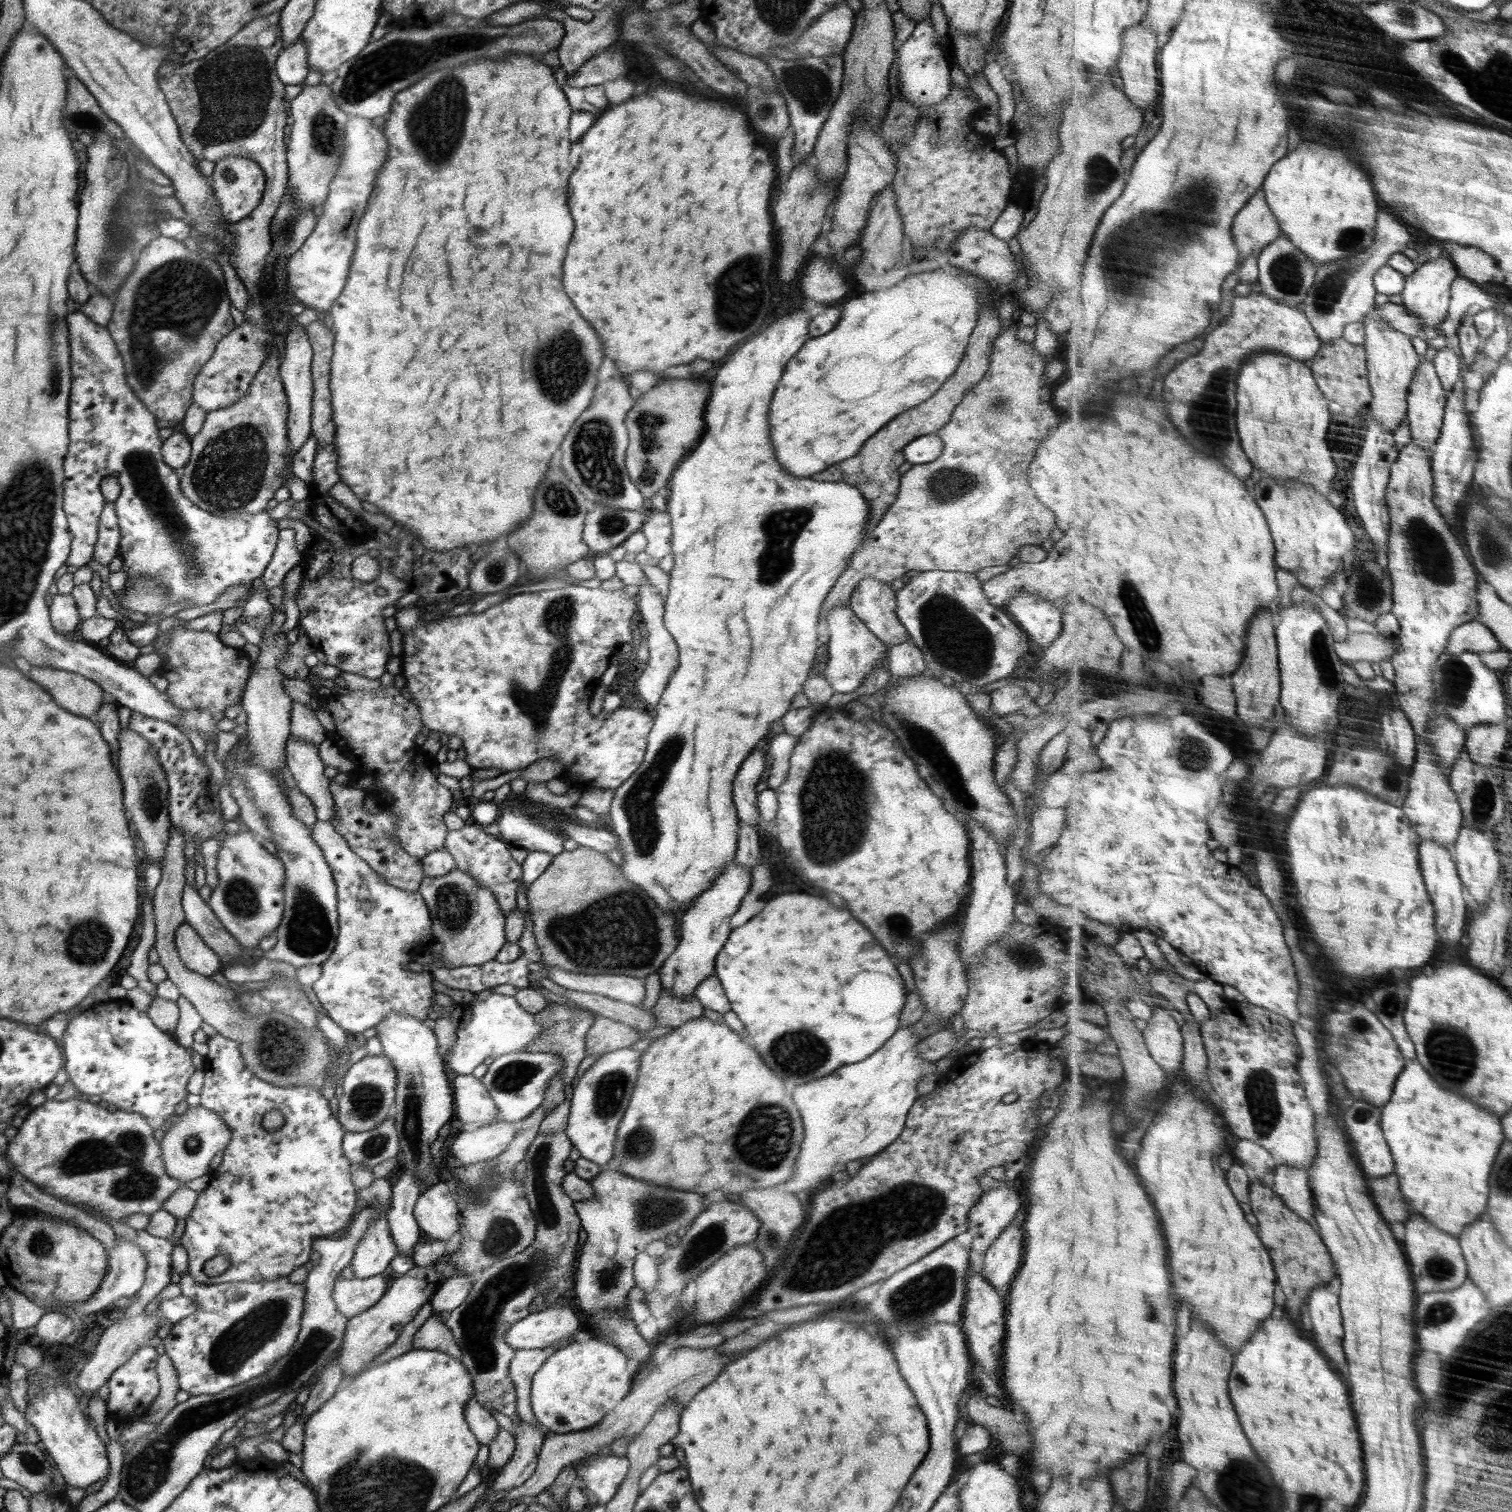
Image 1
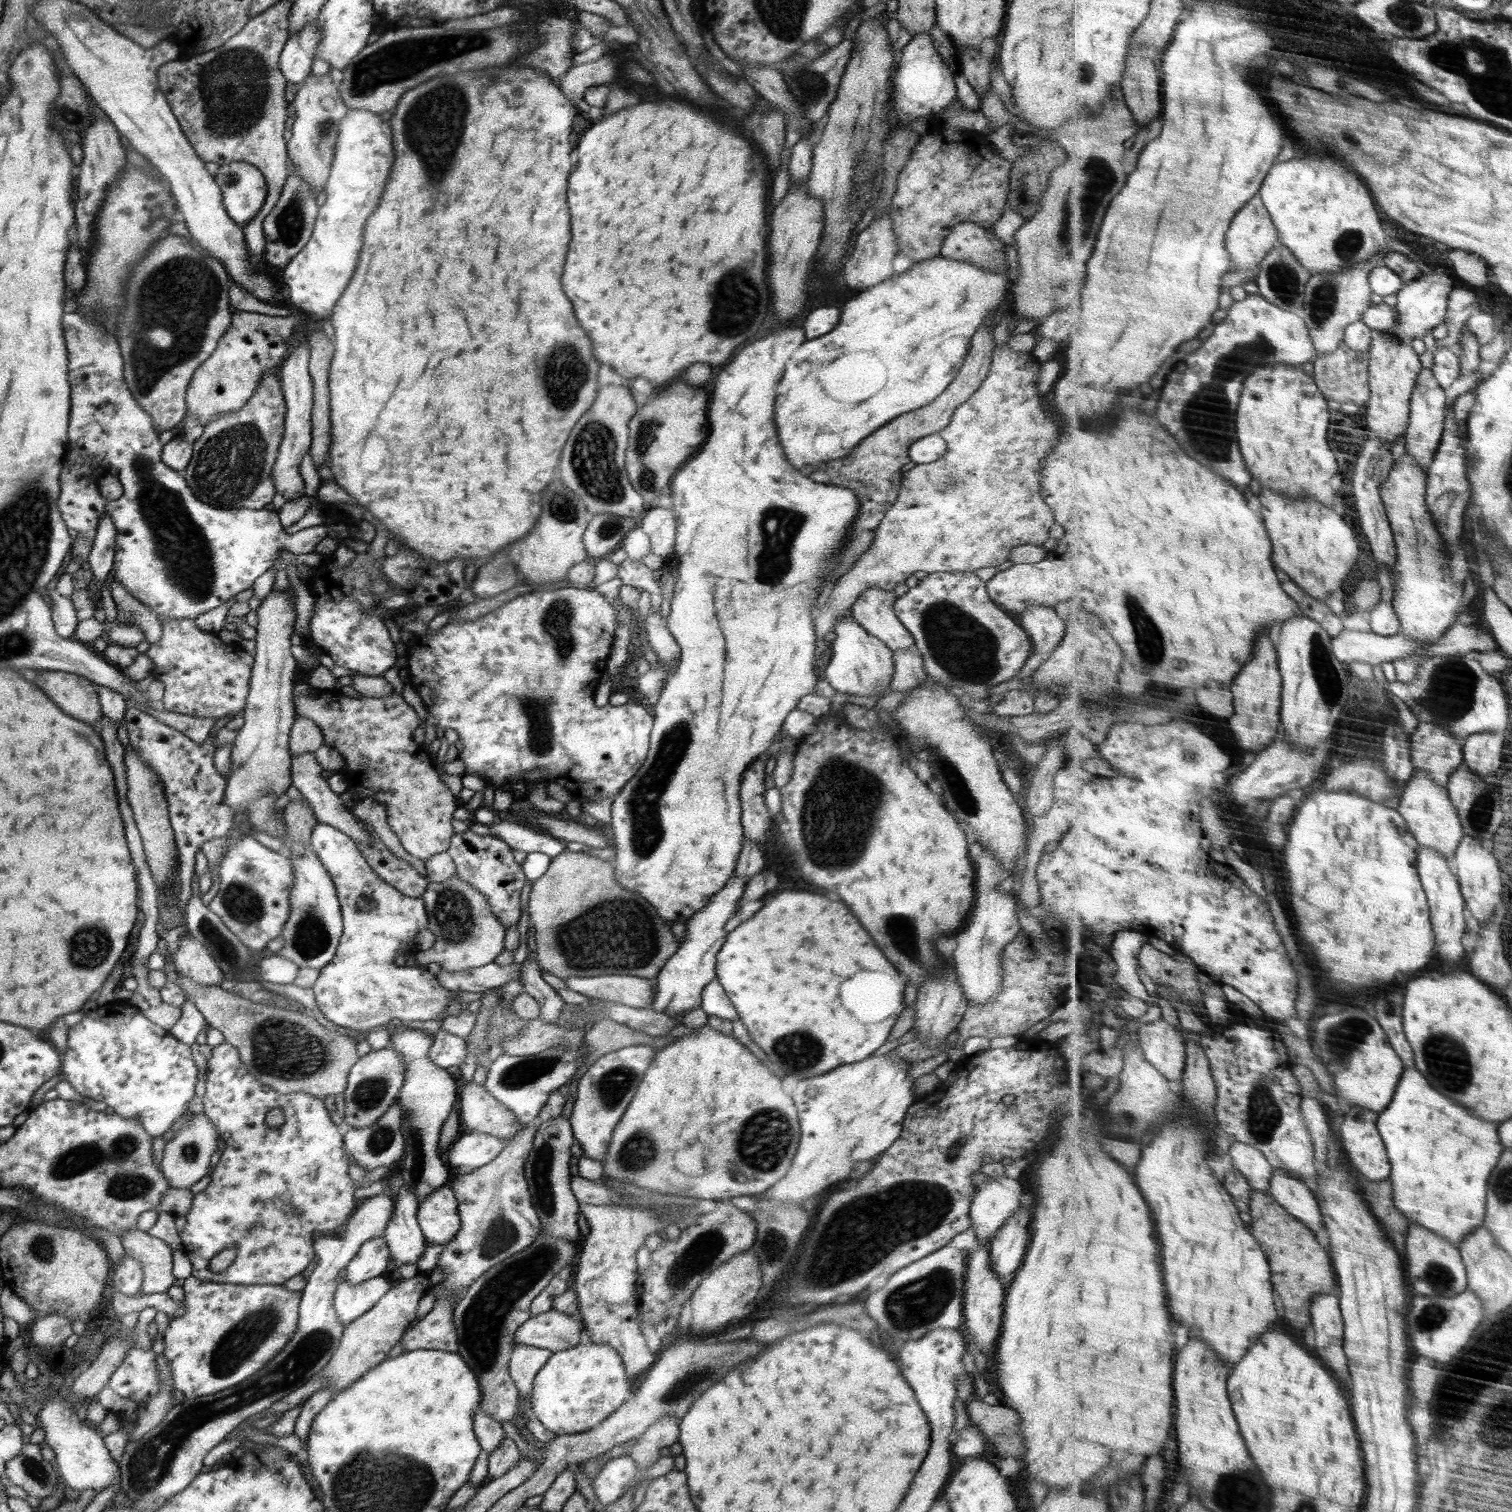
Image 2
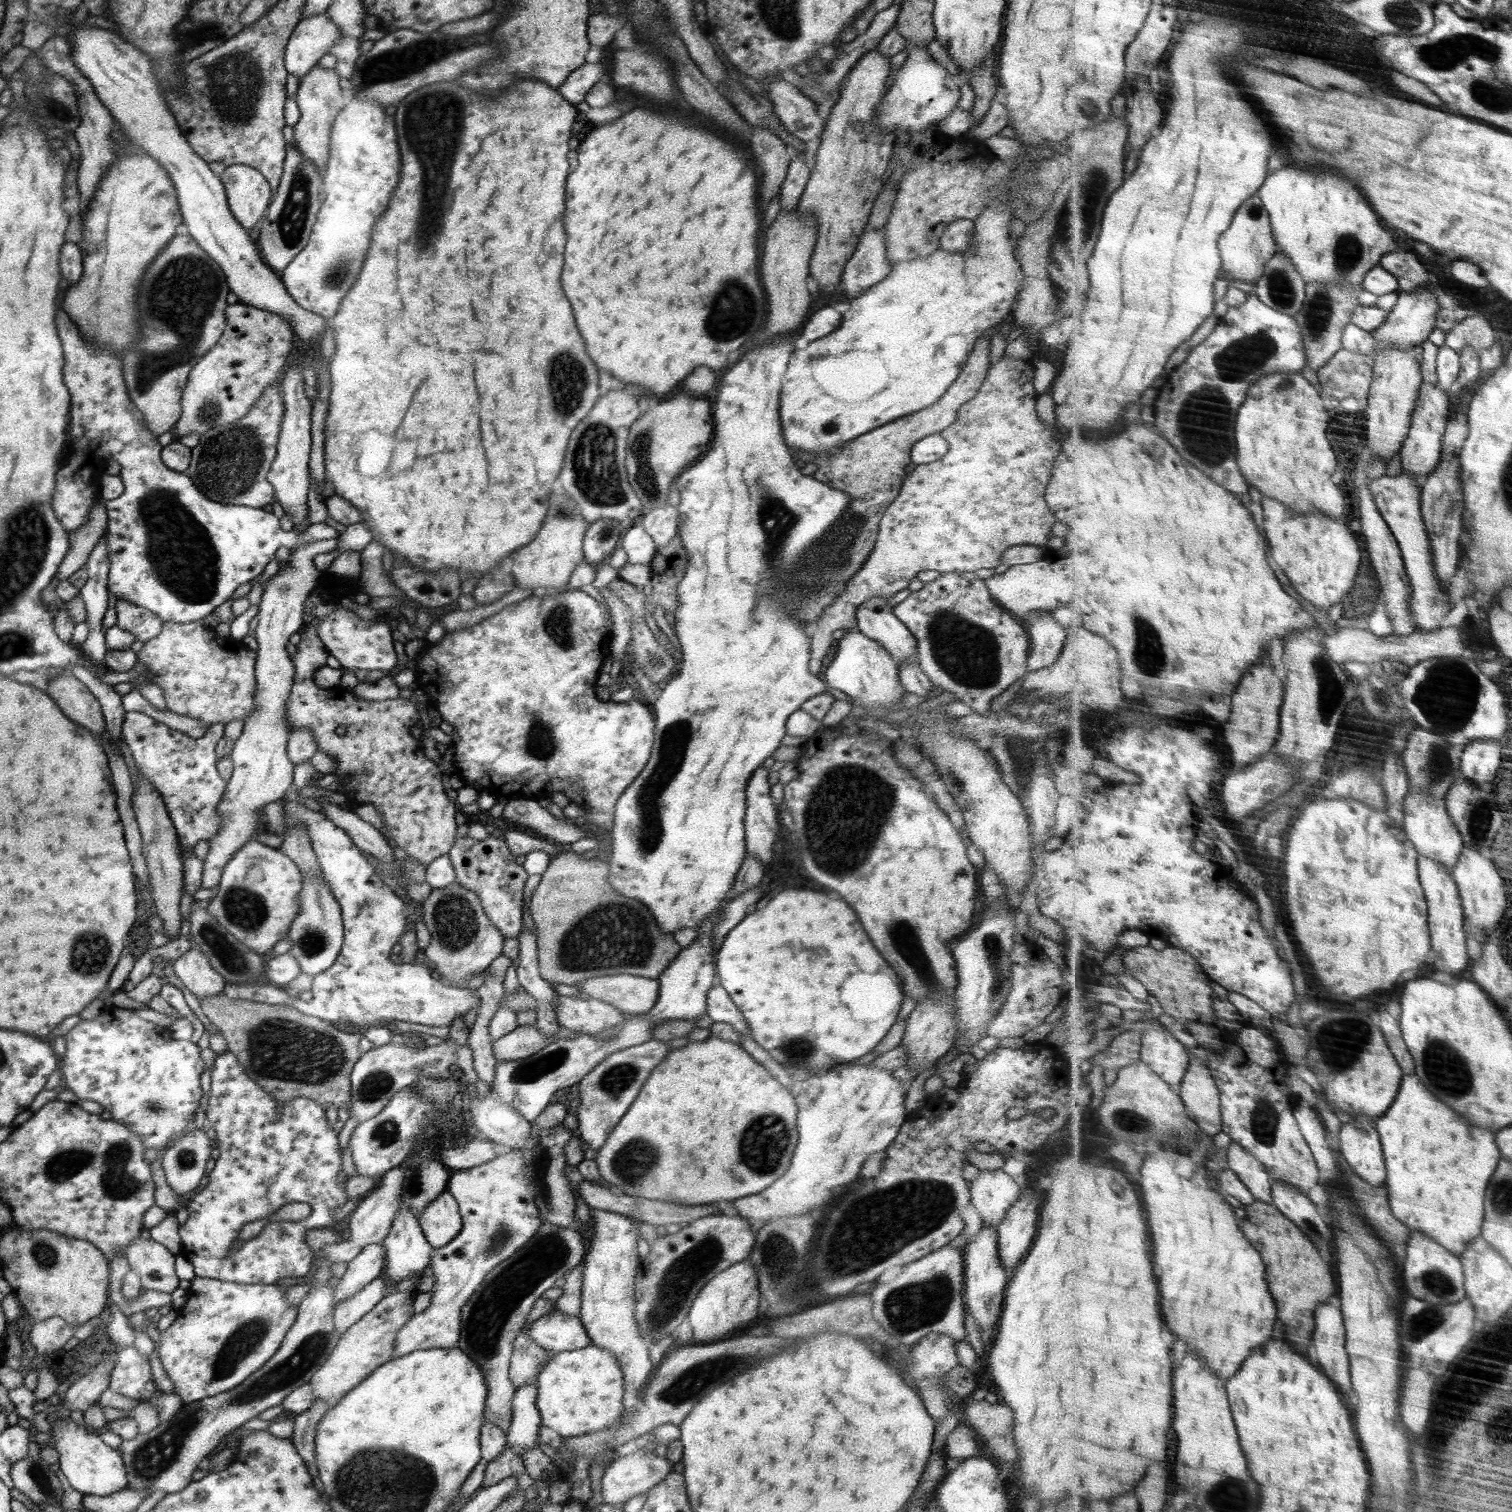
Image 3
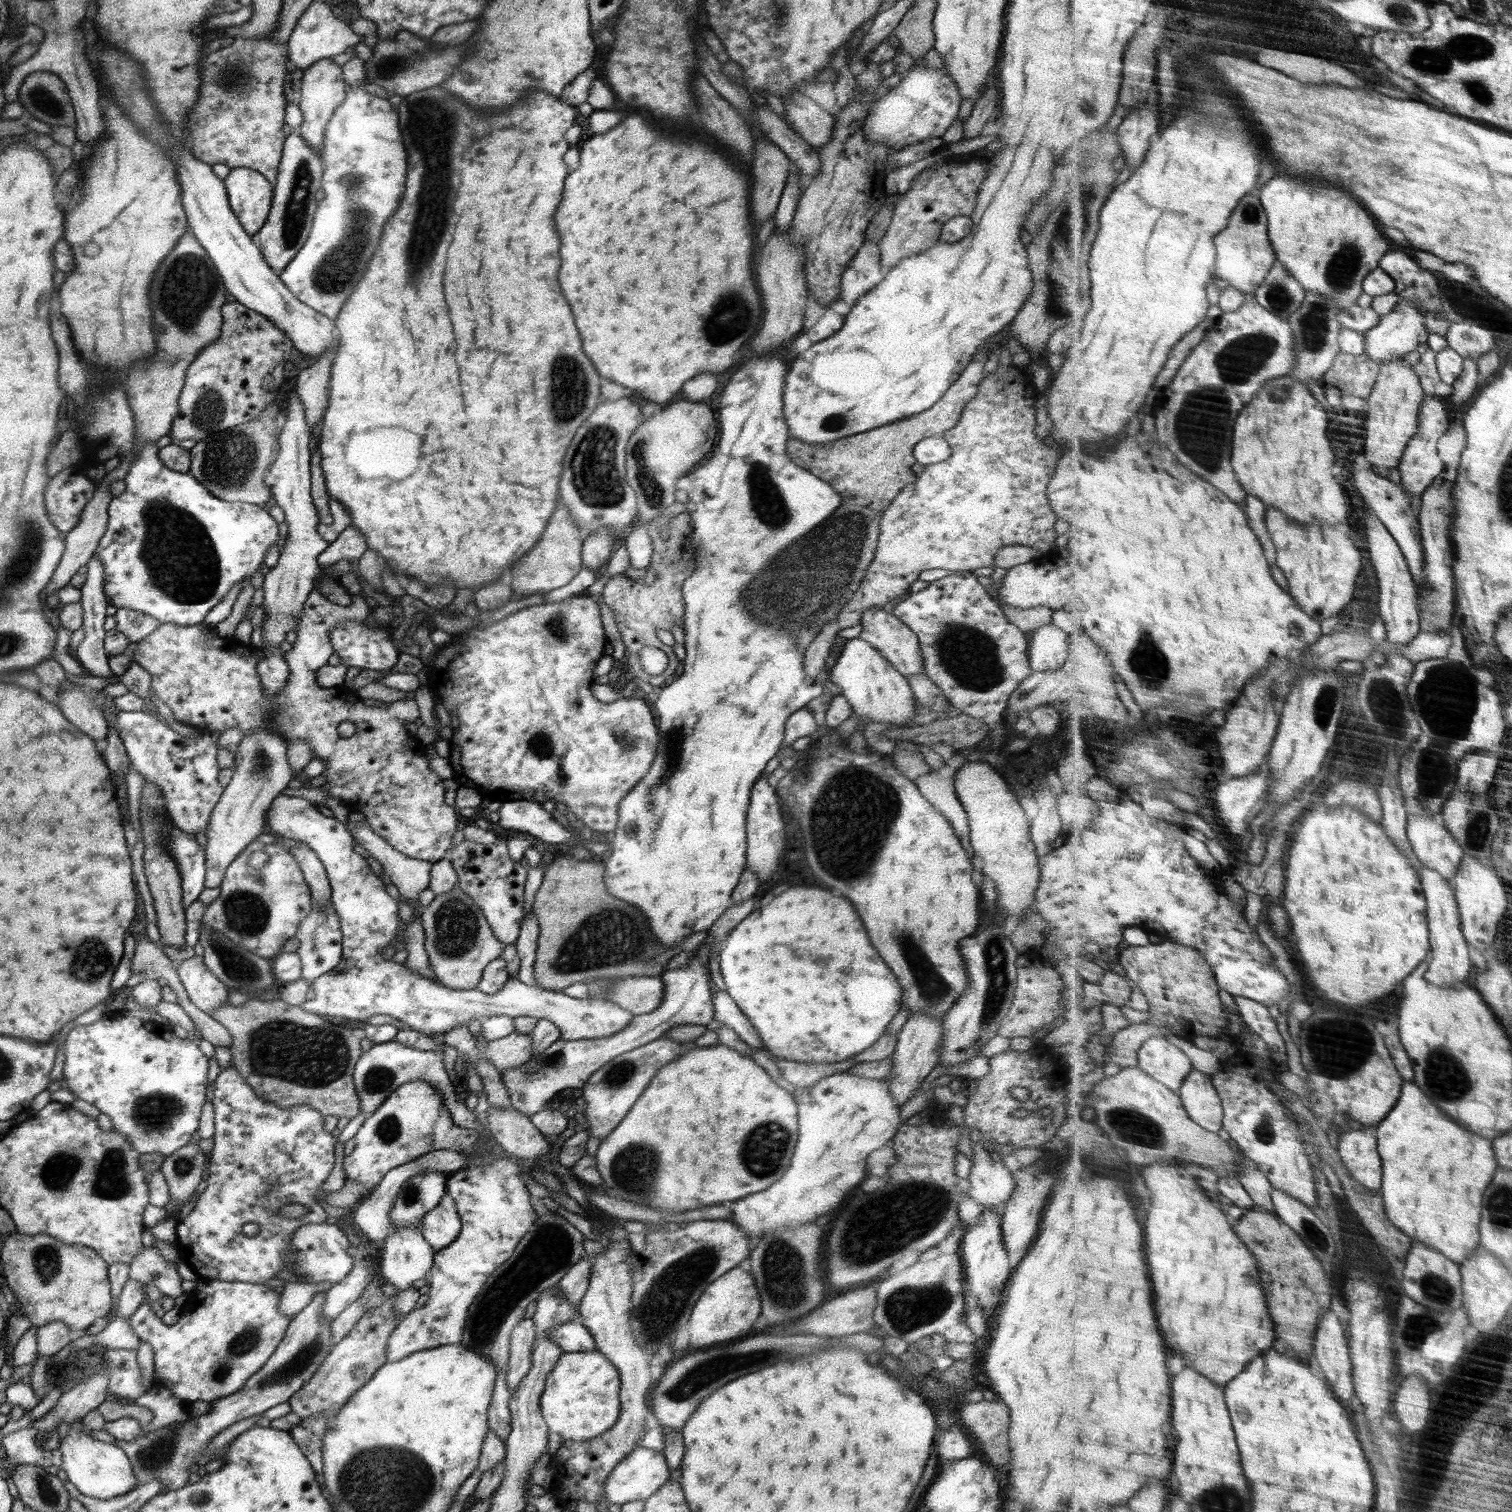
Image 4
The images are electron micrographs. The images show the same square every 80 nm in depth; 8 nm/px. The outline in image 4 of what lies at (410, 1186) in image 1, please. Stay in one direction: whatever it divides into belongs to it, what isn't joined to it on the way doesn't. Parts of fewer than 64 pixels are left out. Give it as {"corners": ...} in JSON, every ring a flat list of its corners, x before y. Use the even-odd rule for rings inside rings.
{"corners":[[399,1226,384,1241,378,1274,385,1283,406,1290,416,1280,428,1277,434,1253,420,1226]]}

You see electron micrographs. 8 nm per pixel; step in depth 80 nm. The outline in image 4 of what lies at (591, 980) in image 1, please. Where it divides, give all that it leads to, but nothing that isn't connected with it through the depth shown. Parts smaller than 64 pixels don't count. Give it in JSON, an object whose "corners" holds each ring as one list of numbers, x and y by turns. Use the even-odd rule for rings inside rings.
{"corners":[[624,976,608,979,604,997,633,1015,648,1014,662,1004,664,984,661,977]]}

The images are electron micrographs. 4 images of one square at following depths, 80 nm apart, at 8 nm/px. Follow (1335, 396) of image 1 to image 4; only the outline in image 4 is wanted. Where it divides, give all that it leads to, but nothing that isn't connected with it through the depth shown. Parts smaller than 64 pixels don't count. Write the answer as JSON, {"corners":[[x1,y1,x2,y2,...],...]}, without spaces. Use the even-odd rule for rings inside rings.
{"corners":[[1341,352,1335,366,1326,373,1322,383,1344,396,1370,398,1380,377,1381,363,1372,360,1366,353,1354,355]]}

